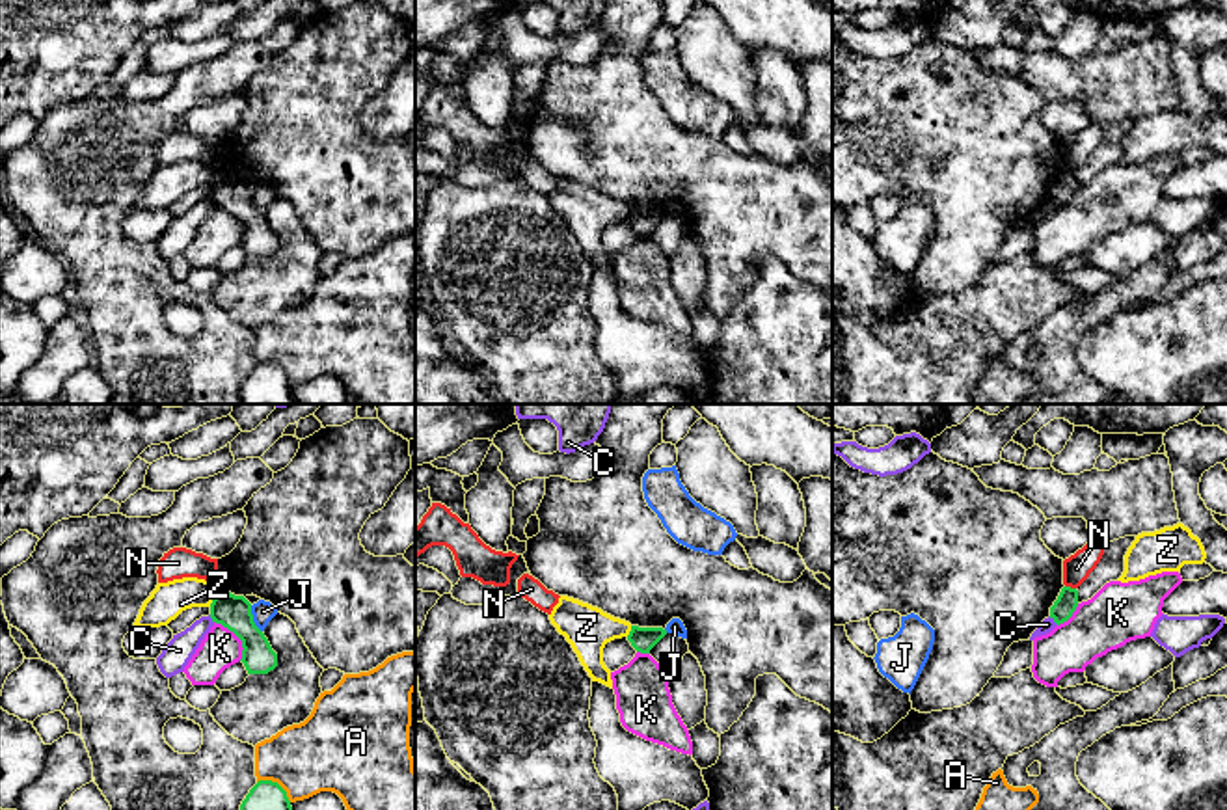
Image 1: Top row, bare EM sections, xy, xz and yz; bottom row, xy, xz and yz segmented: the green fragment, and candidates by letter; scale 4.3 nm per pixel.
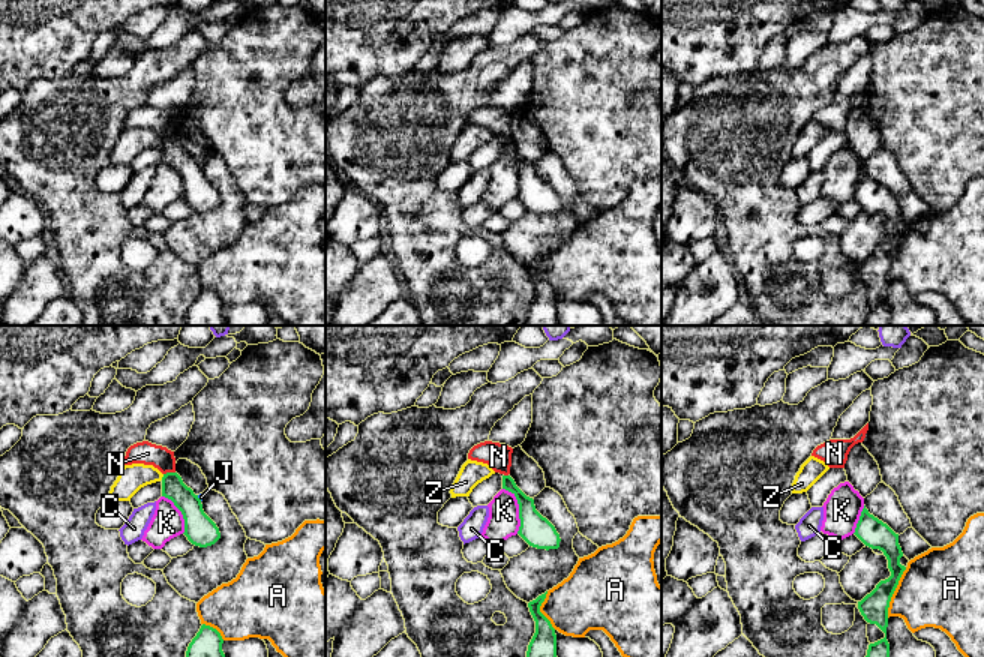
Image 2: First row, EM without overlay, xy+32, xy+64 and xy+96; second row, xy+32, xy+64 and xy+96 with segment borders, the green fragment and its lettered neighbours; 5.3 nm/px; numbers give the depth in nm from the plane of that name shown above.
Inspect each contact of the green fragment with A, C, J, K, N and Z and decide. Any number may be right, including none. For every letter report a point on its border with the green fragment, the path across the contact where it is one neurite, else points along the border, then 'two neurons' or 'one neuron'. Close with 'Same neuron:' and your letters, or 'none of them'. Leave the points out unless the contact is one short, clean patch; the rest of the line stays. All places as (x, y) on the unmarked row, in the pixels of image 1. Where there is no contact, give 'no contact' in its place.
A: contact xy (276, 365); two neurons
C: contact yz (1054, 203); border yz (1049, 200), (1058, 207); two neurons
J: contact xy (252, 202); border xy (250, 188), (254, 207), (261, 215); two neurons
K: contact xy (237, 218); border xy (215, 203), (241, 224), (241, 242); two neurons
N: contact yz (1069, 170); border yz (1065, 168), (1075, 172); two neurons
Z: contact xy (215, 181); border xy (215, 172), (215, 181), (209, 188); two neurons
Same neuron: none of them

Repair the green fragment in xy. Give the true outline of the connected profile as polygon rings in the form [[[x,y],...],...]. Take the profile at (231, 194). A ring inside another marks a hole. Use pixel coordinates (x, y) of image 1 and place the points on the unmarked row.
[[[214,171],[210,201],[242,223],[242,246],[248,257],[268,257],[277,250],[277,236],[264,216],[255,209],[251,186],[244,179]]]

